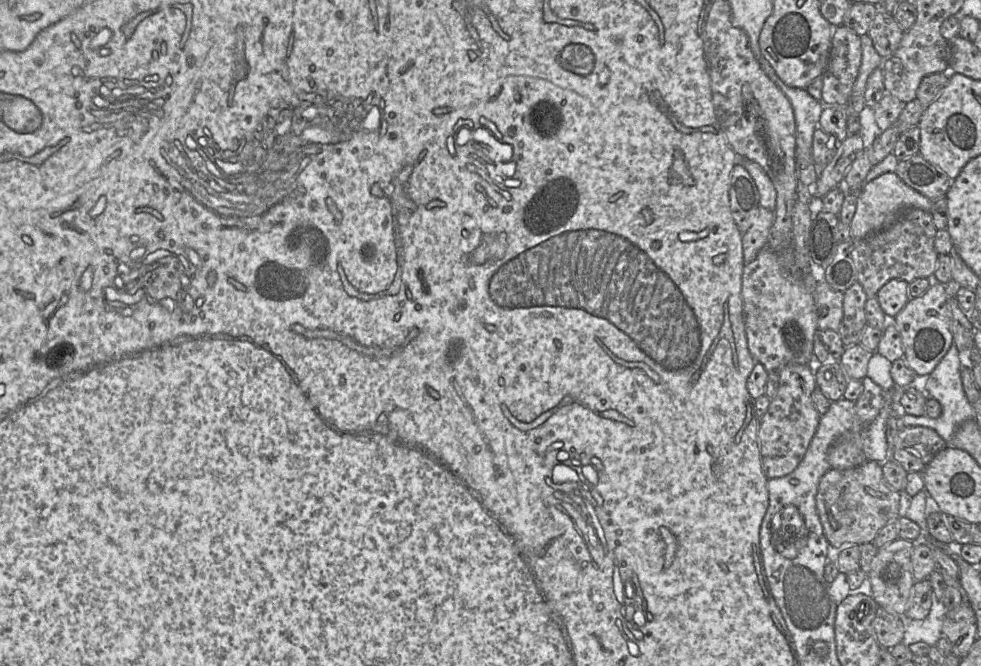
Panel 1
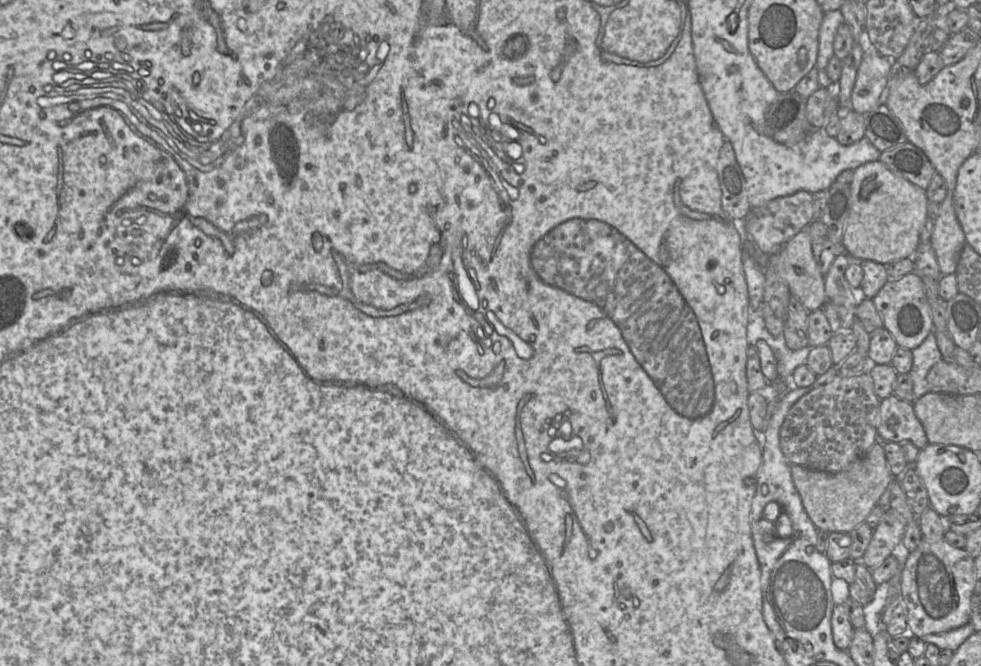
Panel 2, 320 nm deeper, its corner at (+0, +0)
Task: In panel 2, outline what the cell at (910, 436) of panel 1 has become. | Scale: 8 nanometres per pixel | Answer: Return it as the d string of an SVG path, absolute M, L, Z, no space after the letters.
M894 394L880 401L877 432L886 441L899 443L908 440L919 449L929 443L912 403Z

